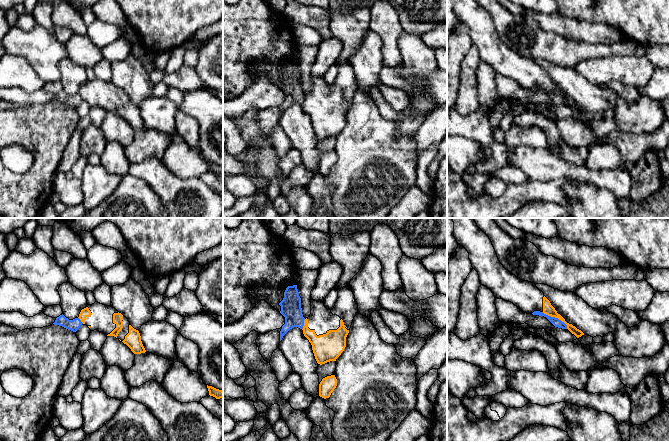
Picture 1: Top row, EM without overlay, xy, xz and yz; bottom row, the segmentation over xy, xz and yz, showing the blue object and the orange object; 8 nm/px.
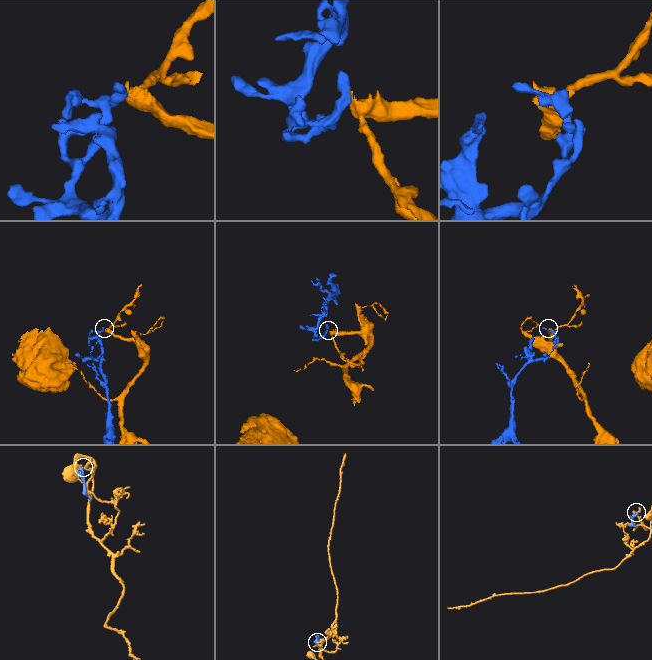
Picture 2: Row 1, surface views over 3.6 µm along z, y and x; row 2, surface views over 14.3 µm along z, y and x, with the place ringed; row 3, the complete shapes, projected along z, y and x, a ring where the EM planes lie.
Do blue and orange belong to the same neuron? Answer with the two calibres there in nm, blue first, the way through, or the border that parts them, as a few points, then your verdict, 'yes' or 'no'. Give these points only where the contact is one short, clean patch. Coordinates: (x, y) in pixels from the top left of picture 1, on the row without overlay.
calibres 70 and 90 nm; border yz (542, 88), (557, 93), (567, 104); no

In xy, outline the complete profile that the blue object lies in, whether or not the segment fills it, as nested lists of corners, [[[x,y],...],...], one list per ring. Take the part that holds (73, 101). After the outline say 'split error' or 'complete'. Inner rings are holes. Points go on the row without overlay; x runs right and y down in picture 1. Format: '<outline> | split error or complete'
[[[63,90],[56,94],[54,101],[62,102],[68,106],[76,108],[83,100],[79,94],[69,96]]] | complete

